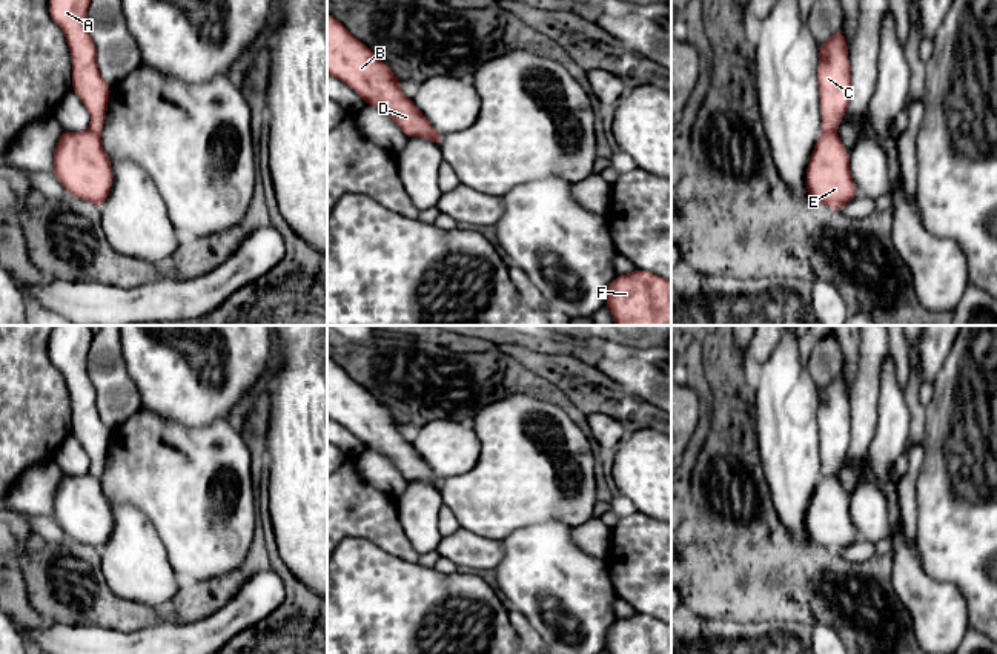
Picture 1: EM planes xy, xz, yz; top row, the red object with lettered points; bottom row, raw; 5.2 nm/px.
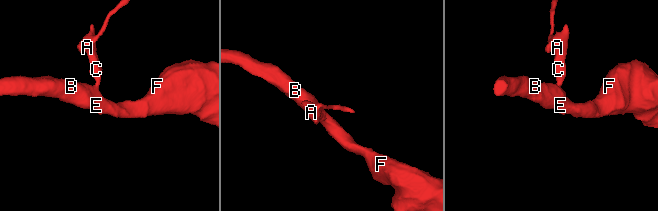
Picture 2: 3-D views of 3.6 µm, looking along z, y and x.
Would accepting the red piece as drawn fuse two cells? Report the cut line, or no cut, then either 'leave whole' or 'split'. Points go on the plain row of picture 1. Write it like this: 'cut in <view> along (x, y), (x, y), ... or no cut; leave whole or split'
cut in yz along (824, 475), (834, 476); split

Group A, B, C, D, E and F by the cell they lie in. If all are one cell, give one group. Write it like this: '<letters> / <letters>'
A C / B D E F

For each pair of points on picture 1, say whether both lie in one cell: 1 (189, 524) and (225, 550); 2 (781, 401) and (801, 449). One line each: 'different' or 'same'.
1: same
2: same

